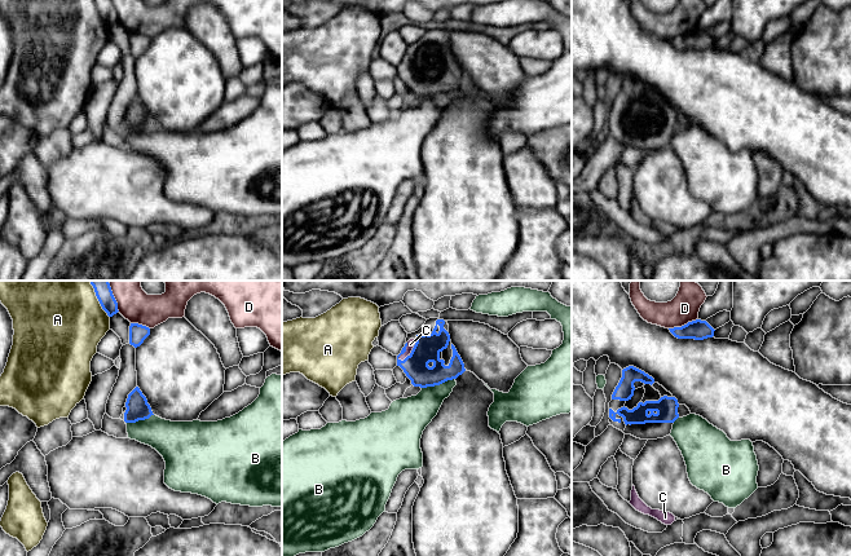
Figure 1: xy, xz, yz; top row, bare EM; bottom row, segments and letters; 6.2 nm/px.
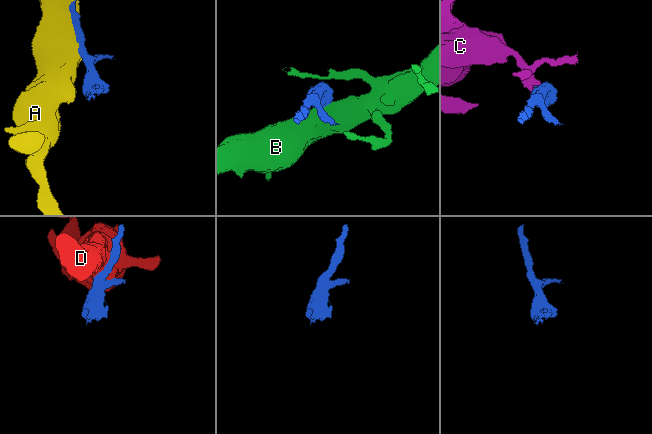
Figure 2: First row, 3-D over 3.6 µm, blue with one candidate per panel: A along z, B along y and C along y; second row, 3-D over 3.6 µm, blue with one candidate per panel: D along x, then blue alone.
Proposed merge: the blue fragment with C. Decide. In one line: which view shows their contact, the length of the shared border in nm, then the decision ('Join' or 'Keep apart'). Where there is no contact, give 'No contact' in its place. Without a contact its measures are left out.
Touches blue in xz. Shared border 180 nm. Join

